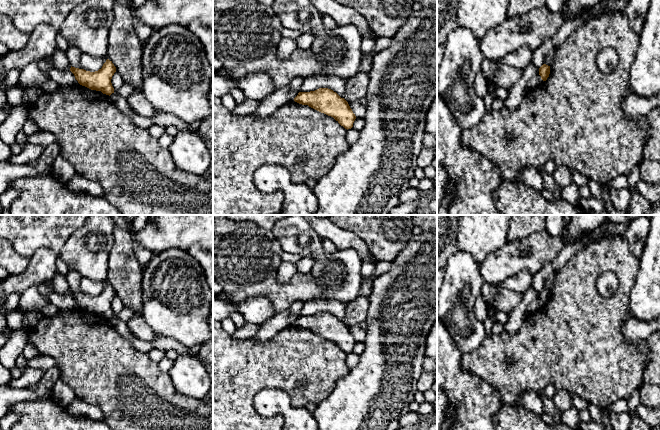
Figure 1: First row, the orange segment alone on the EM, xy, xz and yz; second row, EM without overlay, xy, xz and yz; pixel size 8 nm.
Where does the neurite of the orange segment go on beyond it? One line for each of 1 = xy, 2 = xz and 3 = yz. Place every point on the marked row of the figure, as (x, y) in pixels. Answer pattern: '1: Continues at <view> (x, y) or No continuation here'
1: No continuation here
2: No continuation here
3: No continuation here

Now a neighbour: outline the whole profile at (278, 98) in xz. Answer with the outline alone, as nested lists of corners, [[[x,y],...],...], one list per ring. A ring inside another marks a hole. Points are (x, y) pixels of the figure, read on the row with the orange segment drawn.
[[[288,85],[282,89],[275,90],[272,94],[261,100],[259,106],[251,115],[254,118],[266,118],[278,108],[294,100],[299,92],[301,90],[292,90]]]

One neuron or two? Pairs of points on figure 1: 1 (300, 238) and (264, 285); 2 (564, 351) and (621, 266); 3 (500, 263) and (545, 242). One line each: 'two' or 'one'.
1: two
2: one
3: one

